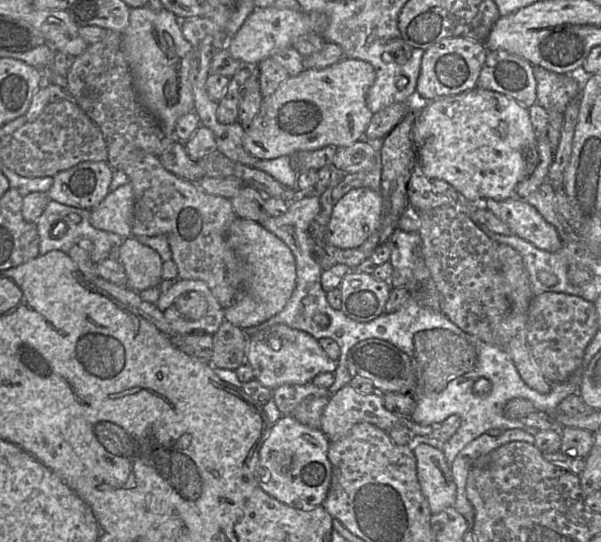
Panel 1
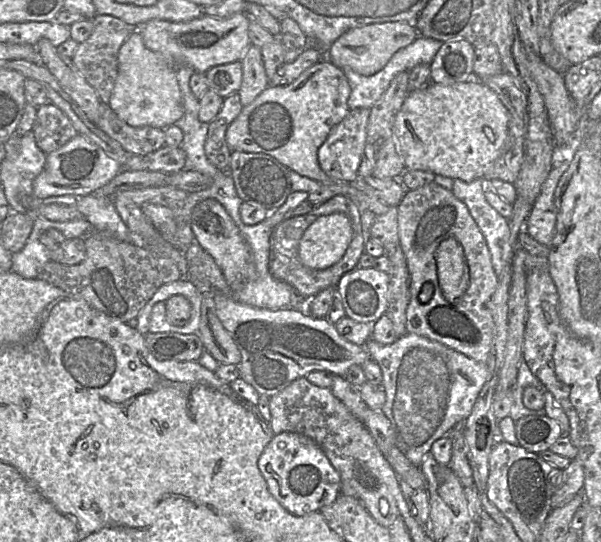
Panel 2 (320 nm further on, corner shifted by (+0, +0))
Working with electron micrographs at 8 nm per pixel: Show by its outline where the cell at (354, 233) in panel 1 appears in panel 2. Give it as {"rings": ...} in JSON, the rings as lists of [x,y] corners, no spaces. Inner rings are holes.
{"rings":[[[344,213],[317,217],[300,239],[300,261],[311,269],[326,269],[343,257],[352,237],[352,224]]]}

